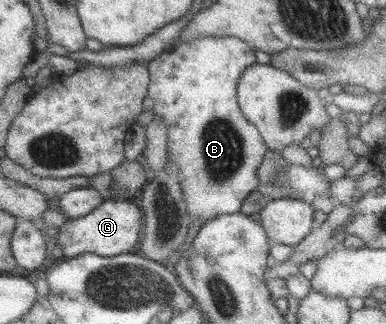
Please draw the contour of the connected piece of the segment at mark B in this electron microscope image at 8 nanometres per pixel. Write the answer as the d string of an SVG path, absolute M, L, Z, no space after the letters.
M194 37L190 41L182 41L176 44L172 50L160 52L147 65L150 75L148 96L154 98L153 116L158 118L158 120L162 120L162 124L166 124L166 130L168 130L168 159L178 168L178 178L180 178L180 184L182 184L182 192L184 192L184 198L186 198L186 203L188 204L188 216L190 216L191 221L200 220L204 224L204 222L210 222L216 216L240 212L244 198L250 192L258 189L258 175L256 175L256 170L262 164L262 158L268 152L268 148L260 131L243 115L237 97L238 80L240 80L246 68L257 64L256 54L254 52L255 49L248 43L236 37Z

